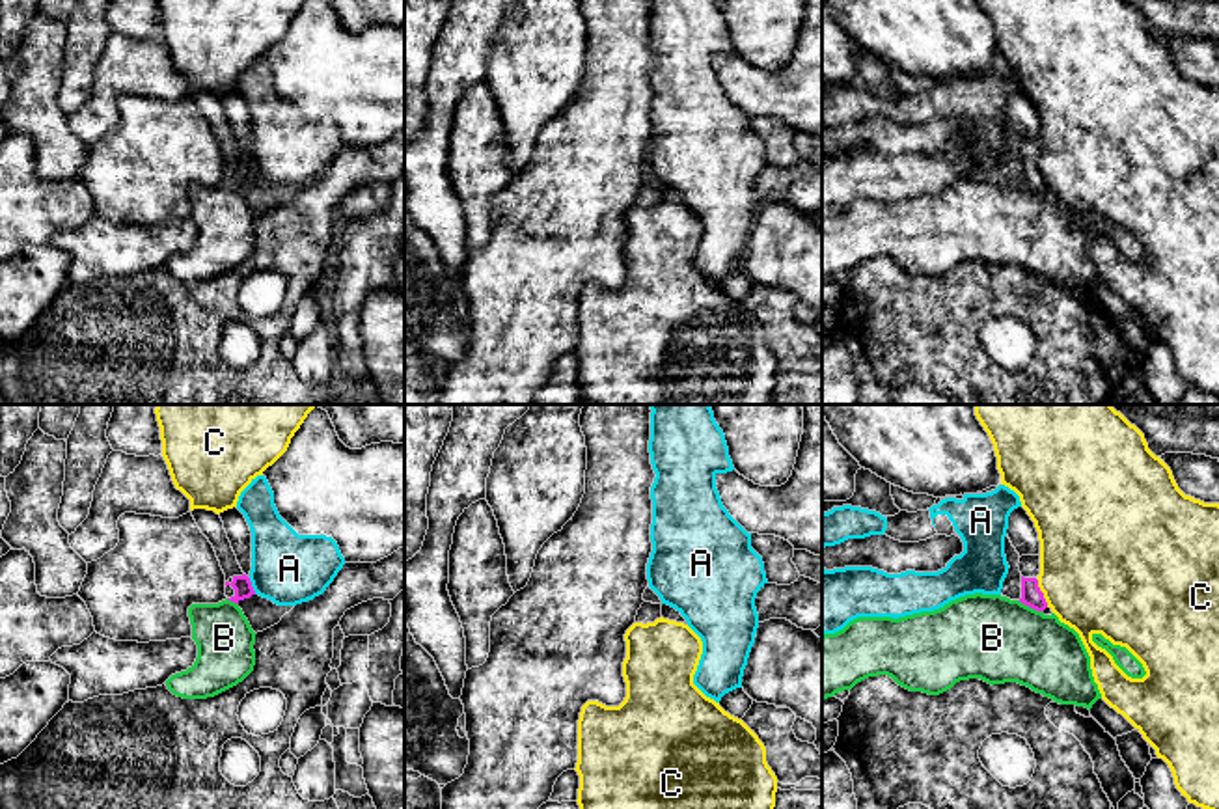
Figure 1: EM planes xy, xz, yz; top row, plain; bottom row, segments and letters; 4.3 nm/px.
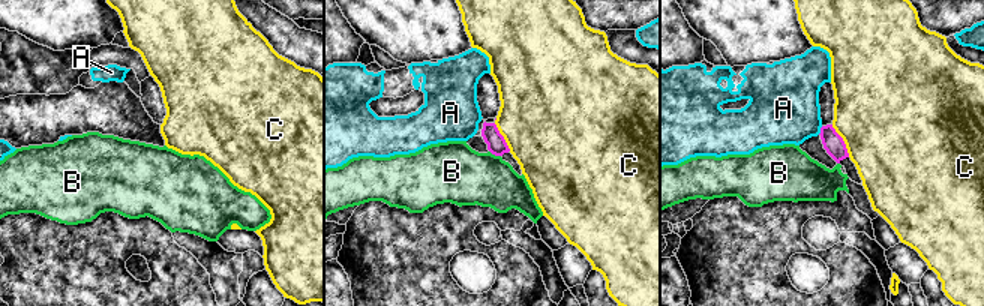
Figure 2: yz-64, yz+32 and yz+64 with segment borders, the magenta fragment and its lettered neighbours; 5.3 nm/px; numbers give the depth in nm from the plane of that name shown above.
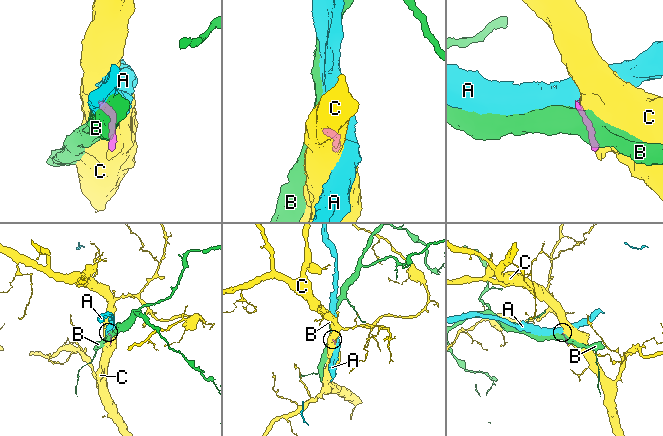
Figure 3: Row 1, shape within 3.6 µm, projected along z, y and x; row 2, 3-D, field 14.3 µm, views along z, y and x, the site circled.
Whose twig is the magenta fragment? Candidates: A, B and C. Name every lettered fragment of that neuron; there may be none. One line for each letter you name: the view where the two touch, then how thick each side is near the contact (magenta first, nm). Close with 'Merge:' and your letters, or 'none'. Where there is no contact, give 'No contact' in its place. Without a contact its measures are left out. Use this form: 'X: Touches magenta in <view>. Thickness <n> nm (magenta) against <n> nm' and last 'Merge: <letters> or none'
Merge: none

